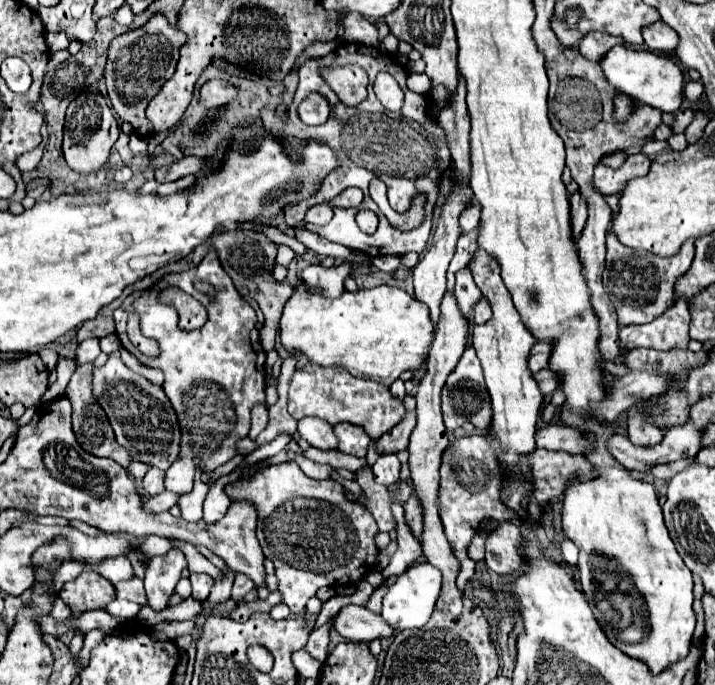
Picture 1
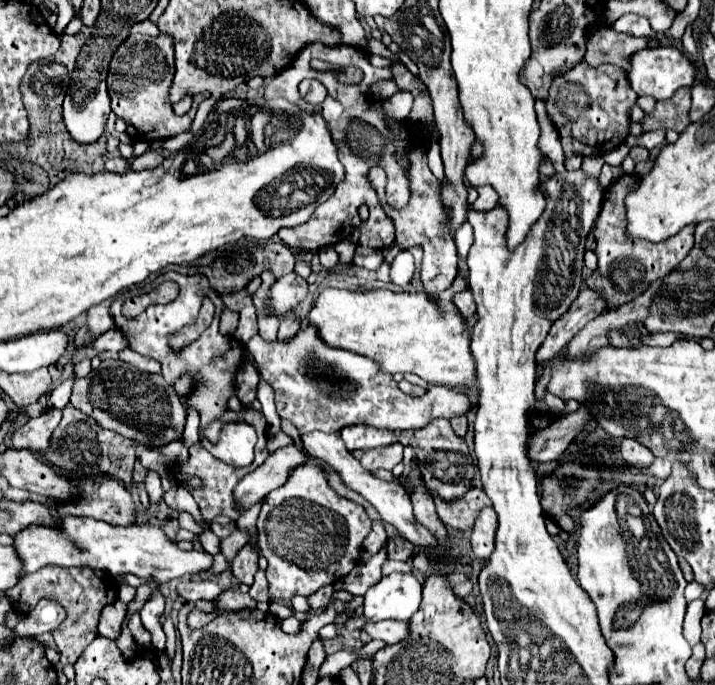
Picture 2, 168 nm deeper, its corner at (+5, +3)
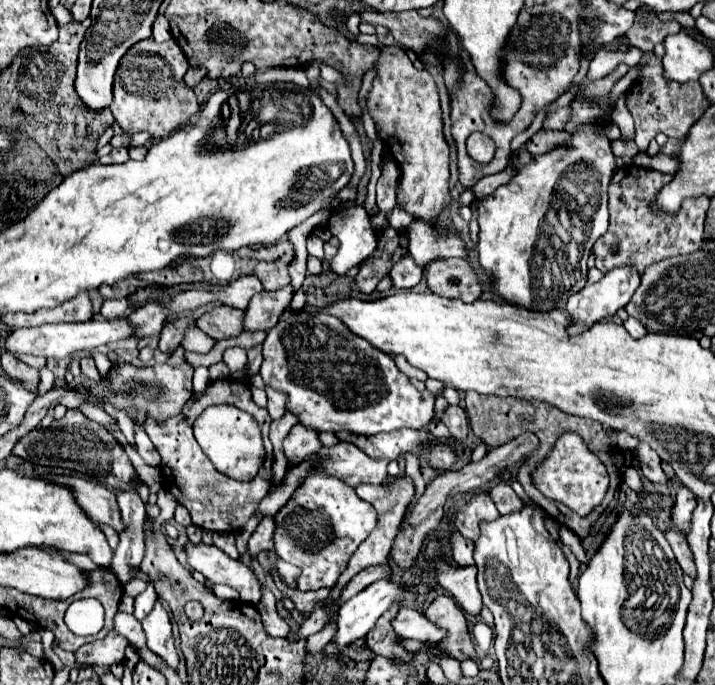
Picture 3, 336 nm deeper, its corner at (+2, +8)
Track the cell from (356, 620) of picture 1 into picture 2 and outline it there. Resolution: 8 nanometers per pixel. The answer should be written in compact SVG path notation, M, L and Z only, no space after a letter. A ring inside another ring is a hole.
M379 621L379 623L367 623L365 633L369 633L373 639L381 639L385 643L399 643L401 639L409 637L409 623L407 621Z

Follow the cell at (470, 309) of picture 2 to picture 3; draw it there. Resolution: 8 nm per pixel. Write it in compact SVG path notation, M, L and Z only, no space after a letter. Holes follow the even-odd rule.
M444 258L430 264L428 288L444 298L460 298L474 302L480 298L482 286L472 274L464 258Z

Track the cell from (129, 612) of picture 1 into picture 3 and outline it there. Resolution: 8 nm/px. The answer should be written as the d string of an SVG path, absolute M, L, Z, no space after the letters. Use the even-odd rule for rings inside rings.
M156 602L152 612L142 620L142 628L148 638L148 642L146 642L148 648L152 652L156 652L158 656L162 656L168 662L168 666L176 668L178 652L176 652L174 638L172 638L172 624L170 624L168 612L162 608L160 602Z

